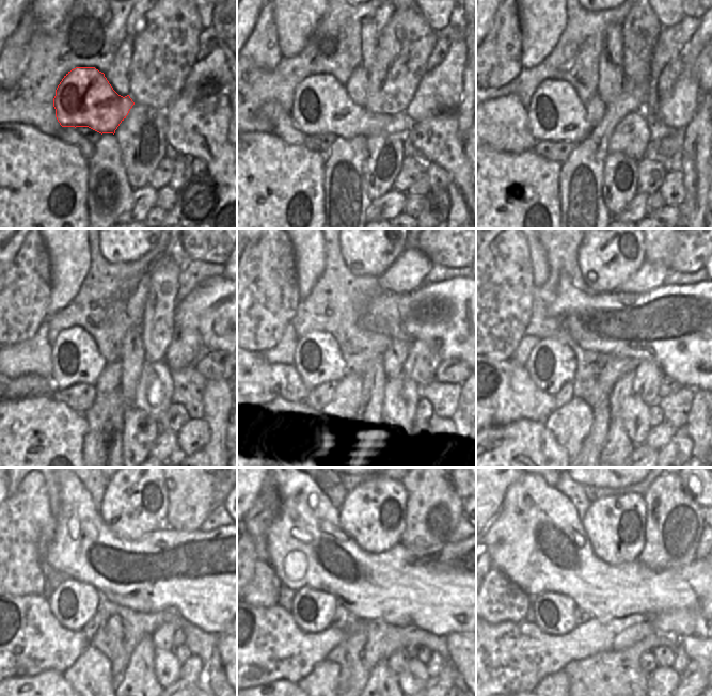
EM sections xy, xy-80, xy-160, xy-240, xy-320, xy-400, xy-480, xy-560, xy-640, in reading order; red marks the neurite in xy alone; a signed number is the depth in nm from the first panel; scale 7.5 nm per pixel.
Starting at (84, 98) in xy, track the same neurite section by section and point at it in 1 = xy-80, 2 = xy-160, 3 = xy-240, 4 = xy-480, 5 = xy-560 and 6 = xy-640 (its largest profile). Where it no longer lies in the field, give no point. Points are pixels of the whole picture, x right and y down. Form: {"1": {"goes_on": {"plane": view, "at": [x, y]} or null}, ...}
{"1": {"goes_on": {"plane": "xy-80", "at": [320, 105]}}, "2": {"goes_on": {"plane": "xy-160", "at": [555, 113]}}, "3": {"goes_on": {"plane": "xy-240", "at": [75, 357]}}, "4": {"goes_on": {"plane": "xy-480", "at": [73, 603]}}, "5": {"goes_on": {"plane": "xy-560", "at": [313, 610]}}, "6": {"goes_on": {"plane": "xy-640", "at": [553, 613]}}}

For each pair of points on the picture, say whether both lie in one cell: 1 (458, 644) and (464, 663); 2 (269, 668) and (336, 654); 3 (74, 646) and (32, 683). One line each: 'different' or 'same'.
1: same
2: different
3: different

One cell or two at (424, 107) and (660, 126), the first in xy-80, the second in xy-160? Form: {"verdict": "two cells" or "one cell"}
{"verdict": "two cells"}

